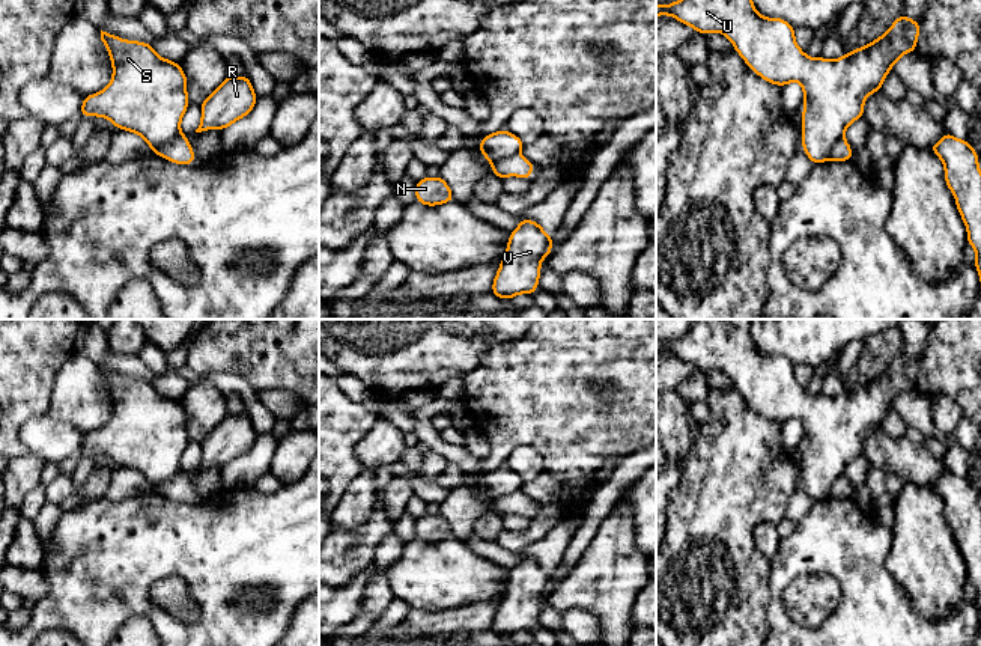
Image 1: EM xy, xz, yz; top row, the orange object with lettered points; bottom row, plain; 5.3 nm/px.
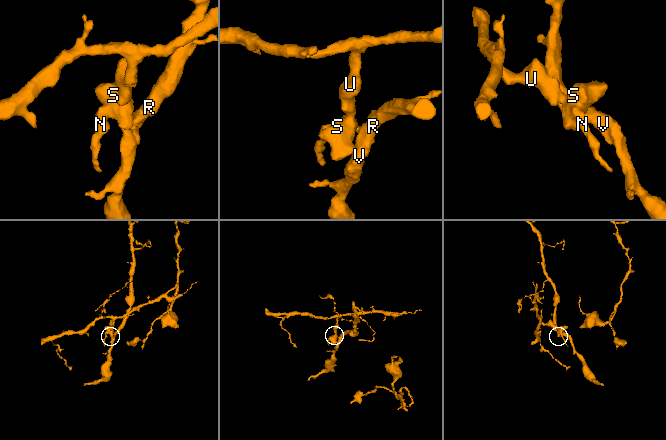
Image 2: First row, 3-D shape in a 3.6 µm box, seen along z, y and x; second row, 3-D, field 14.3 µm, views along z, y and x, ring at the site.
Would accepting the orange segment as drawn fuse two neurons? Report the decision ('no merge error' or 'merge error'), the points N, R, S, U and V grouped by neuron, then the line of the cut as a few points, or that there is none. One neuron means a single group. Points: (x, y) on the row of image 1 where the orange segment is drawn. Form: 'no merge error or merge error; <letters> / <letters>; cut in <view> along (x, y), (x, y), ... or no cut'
merge error; N S U / R V; cut in yz along (843, 137), (834, 146), (829, 158)

